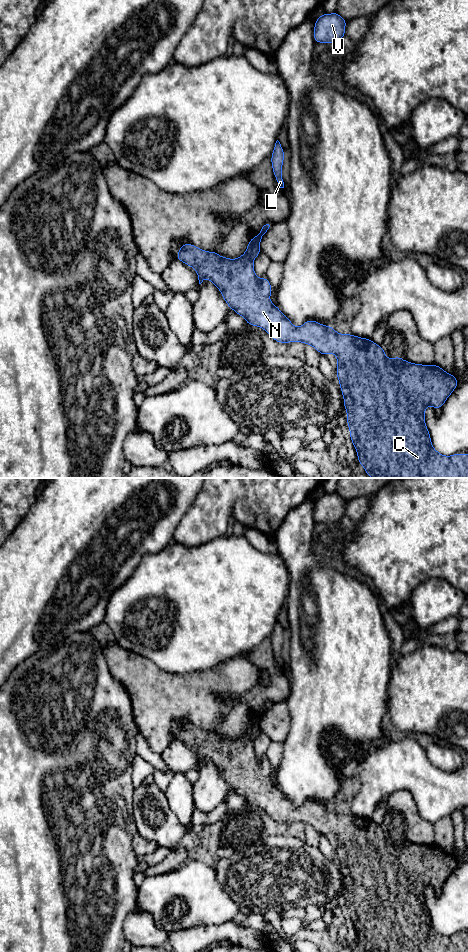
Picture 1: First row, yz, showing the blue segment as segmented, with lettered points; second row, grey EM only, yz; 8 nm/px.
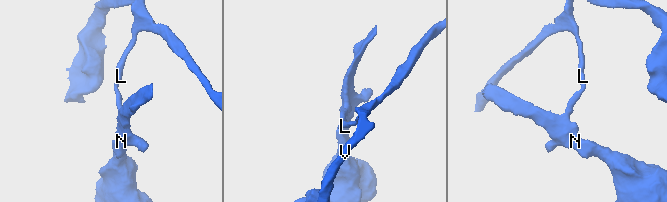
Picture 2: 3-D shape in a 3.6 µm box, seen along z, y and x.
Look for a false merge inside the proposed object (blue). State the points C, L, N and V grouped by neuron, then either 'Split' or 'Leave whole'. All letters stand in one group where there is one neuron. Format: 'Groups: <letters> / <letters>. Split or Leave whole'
Groups: C N / L V. Split

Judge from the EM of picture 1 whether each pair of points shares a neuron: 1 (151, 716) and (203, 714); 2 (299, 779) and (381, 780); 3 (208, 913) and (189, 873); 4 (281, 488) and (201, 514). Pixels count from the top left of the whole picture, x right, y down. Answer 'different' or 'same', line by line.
1: same
2: different
3: same
4: same

